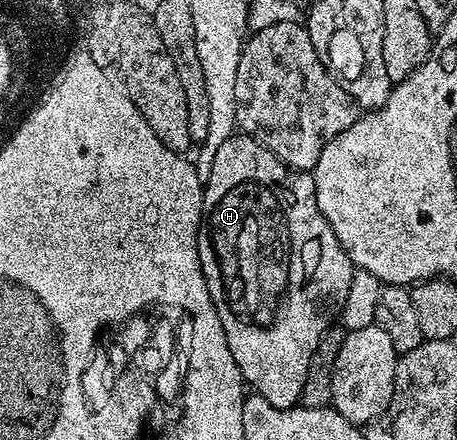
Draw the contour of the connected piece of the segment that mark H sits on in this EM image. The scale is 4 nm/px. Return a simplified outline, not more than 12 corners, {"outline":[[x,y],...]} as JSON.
{"outline":[[233,137],[199,260],[243,382],[287,411],[356,268],[314,174]]}

